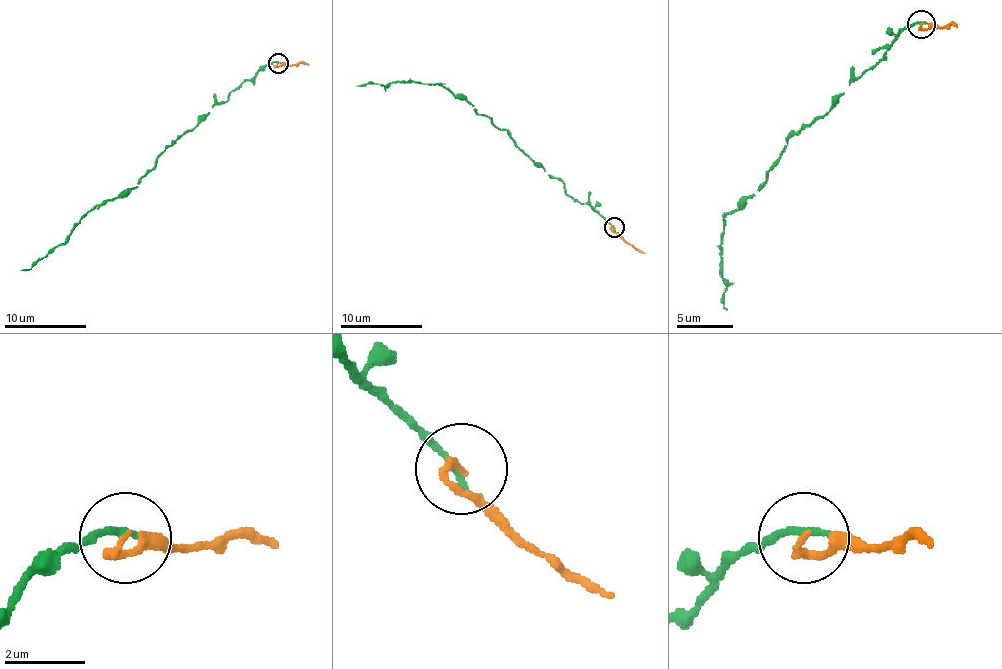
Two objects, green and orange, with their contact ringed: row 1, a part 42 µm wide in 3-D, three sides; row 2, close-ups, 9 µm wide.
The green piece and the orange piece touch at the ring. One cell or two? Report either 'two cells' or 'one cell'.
one cell

